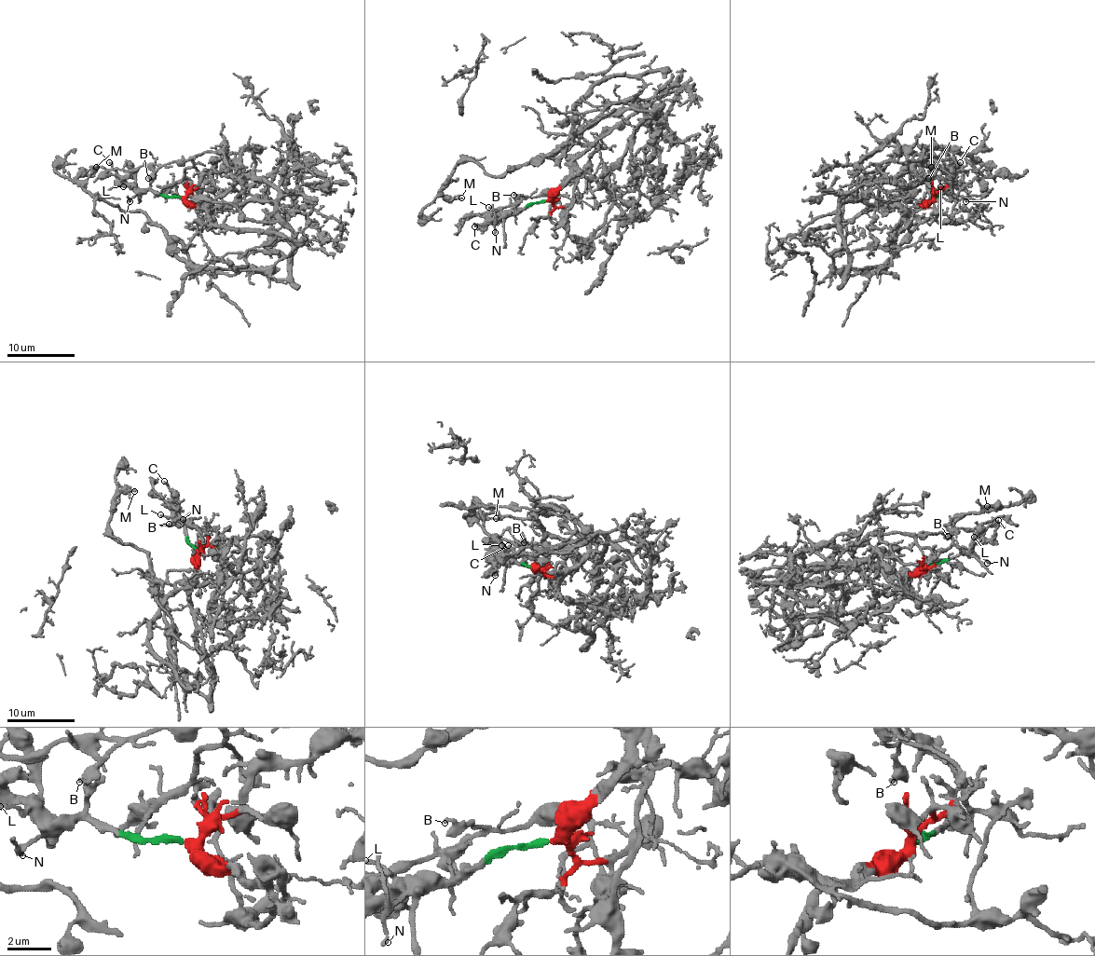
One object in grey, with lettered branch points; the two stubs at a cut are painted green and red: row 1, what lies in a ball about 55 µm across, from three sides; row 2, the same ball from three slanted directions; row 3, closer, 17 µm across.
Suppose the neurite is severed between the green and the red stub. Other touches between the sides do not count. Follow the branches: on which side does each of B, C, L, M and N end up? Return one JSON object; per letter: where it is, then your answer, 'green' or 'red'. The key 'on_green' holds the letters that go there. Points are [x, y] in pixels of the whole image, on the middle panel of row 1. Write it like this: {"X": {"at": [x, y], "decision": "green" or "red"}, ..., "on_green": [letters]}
{"B": {"at": [513, 195], "decision": "red"}, "C": {"at": [474, 226], "decision": "green"}, "L": {"at": [488, 207], "decision": "green"}, "M": {"at": [461, 198], "decision": "red"}, "N": {"at": [495, 232], "decision": "green"}, "on_green": ["C", "L", "N"]}

